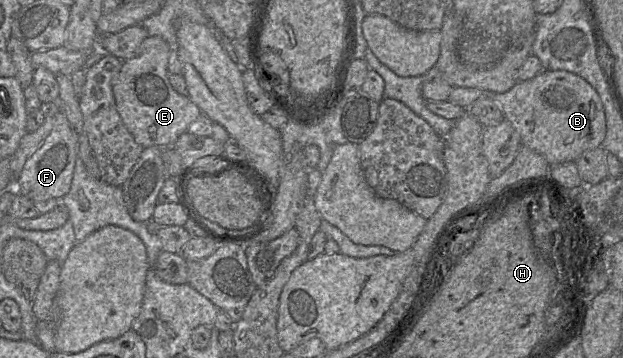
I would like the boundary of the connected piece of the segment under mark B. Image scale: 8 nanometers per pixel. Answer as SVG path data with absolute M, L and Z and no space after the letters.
M542 70L504 93L453 87L448 101L468 109L479 98L494 101L520 135L521 144L543 155L549 164L575 161L583 152L601 146L605 138L606 119L600 97L585 79L565 70Z

